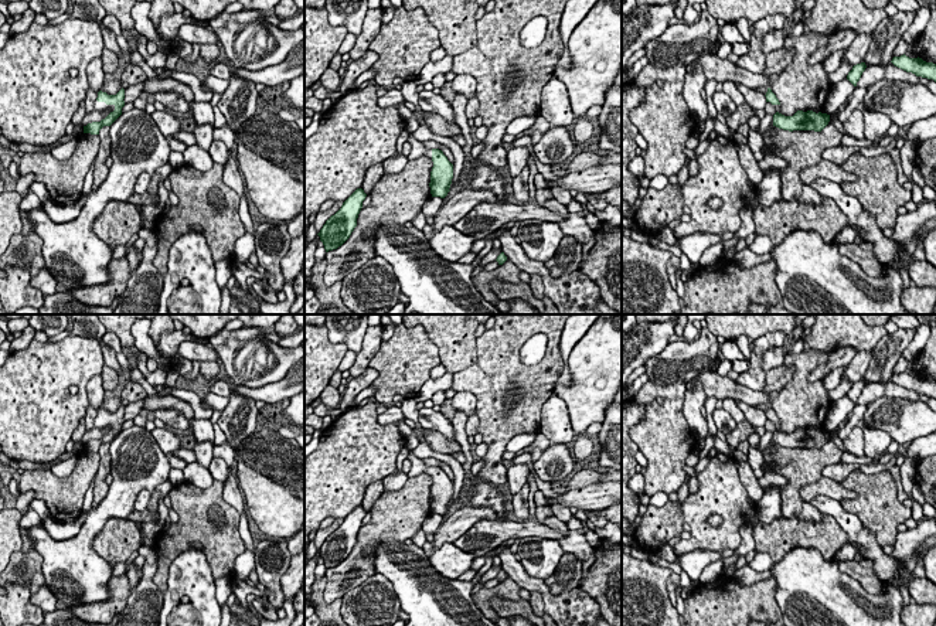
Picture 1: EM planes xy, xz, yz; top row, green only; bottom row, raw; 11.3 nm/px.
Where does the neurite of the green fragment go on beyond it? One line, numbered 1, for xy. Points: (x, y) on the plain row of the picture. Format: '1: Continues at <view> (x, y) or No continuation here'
1: Continues at xy (98, 422)

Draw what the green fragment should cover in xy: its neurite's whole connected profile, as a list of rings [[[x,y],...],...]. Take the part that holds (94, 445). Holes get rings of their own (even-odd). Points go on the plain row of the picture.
[[[122,405],[116,412],[108,412],[99,408],[98,415],[93,421],[95,428],[110,426],[112,429],[101,439],[92,439],[84,443],[84,450],[99,452],[103,443],[110,443],[120,432],[125,423],[125,406]]]

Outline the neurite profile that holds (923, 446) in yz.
[[[936,432],[912,440],[906,453],[915,465],[919,465],[929,455],[936,455]]]

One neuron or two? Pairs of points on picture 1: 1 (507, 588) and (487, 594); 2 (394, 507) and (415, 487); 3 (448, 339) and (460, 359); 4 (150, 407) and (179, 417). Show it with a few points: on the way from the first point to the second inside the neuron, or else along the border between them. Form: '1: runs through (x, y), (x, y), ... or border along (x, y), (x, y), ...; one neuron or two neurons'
1: runs through (503, 589), (492, 592); one neuron
2: runs through (400, 503), (409, 493); one neuron
3: runs through (452, 343), (459, 354); one neuron
4: border along (152, 412), (156, 410), (179, 410), (187, 419); two neurons

